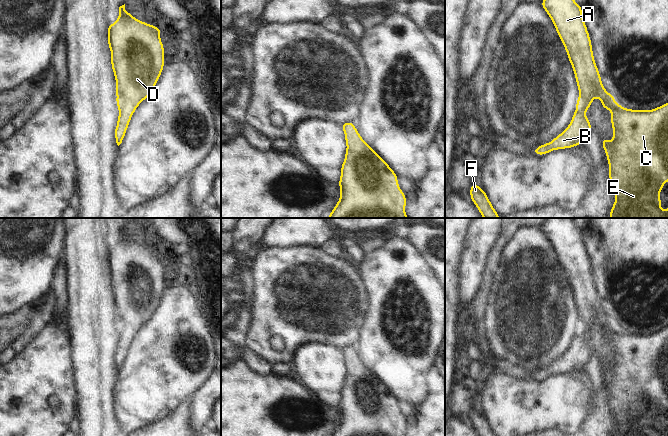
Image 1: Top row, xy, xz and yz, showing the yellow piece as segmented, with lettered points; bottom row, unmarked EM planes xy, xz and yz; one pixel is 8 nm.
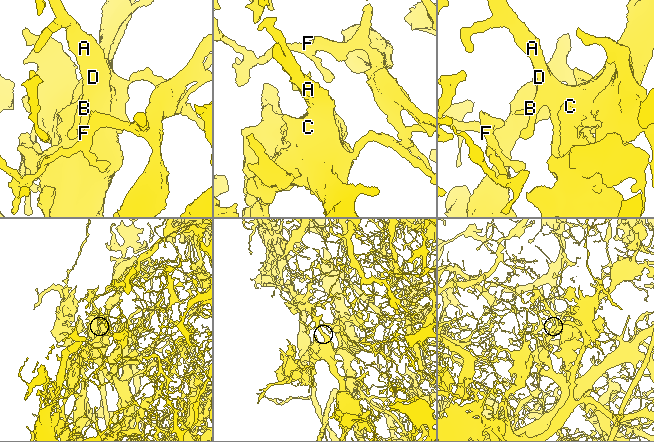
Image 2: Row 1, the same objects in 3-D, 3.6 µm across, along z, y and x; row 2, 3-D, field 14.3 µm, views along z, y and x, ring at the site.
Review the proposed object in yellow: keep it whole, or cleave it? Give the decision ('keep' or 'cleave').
keep

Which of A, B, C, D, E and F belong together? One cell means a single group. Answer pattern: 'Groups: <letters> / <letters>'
Groups: A B C D E F.

